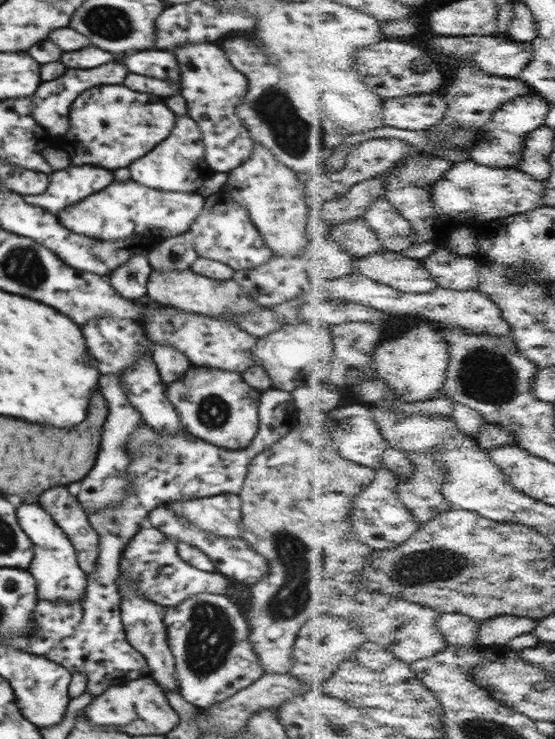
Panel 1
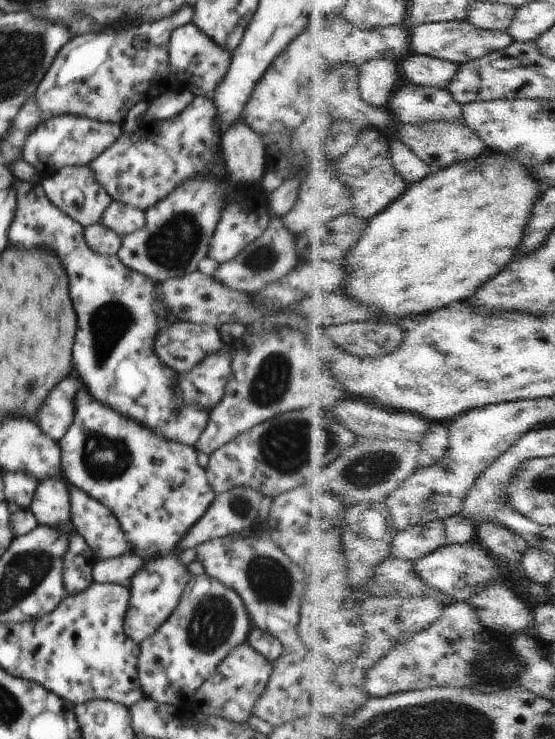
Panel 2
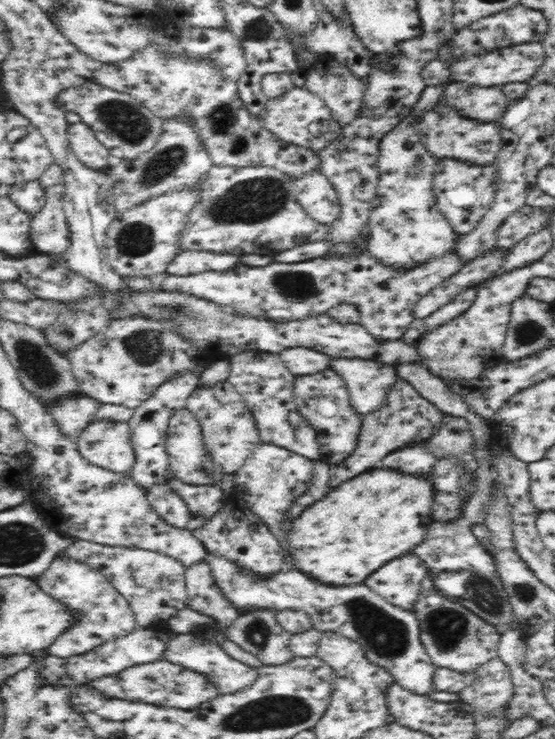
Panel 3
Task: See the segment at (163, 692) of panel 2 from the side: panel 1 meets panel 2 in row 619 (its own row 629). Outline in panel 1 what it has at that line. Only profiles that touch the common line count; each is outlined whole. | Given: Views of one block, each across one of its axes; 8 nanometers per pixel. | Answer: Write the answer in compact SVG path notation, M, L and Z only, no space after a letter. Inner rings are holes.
M194 594L180 604L166 606L164 618L175 659L179 694L197 708L210 708L259 680L264 668L248 640L249 625L228 596Z

